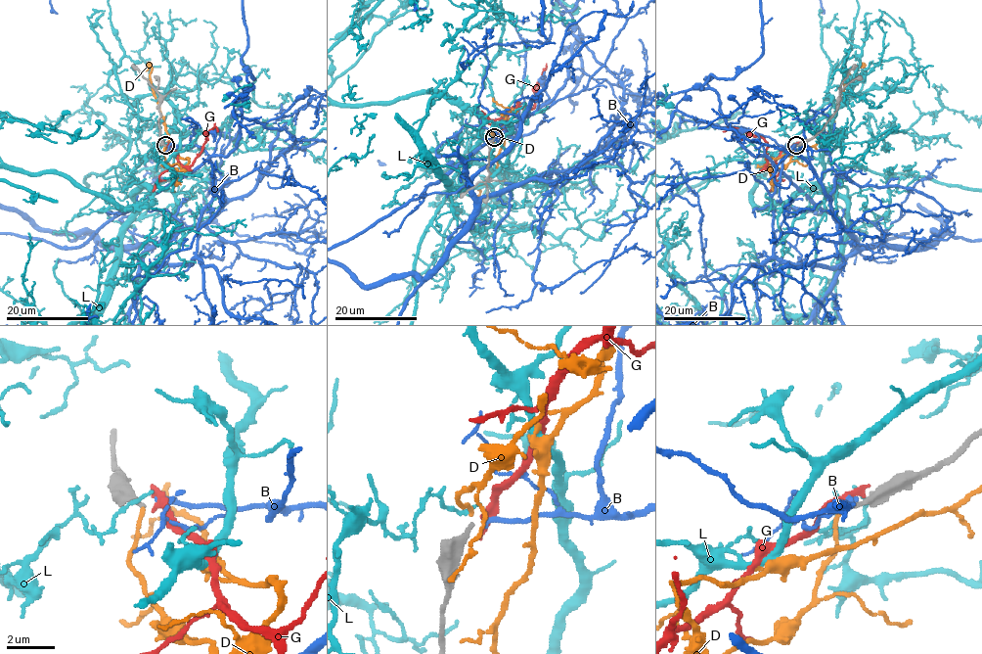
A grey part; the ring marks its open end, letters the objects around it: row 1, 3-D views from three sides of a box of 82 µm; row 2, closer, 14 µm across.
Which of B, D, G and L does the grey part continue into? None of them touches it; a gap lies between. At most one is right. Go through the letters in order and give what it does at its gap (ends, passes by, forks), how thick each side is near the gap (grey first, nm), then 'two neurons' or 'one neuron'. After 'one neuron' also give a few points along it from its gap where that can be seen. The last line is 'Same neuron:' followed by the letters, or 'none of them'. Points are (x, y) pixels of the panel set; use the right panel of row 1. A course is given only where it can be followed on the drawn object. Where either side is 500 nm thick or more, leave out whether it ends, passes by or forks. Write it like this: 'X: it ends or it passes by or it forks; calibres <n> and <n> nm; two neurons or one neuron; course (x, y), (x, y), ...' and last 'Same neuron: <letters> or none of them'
B: it ends; calibres 200 and 240 nm; two neurons
D: it ends; calibres 200 and 150 nm; two neurons
G: it passes by; calibres 200 and 240 nm; two neurons
L: it ends; calibres 200 and 180 nm; two neurons
Same neuron: none of them

